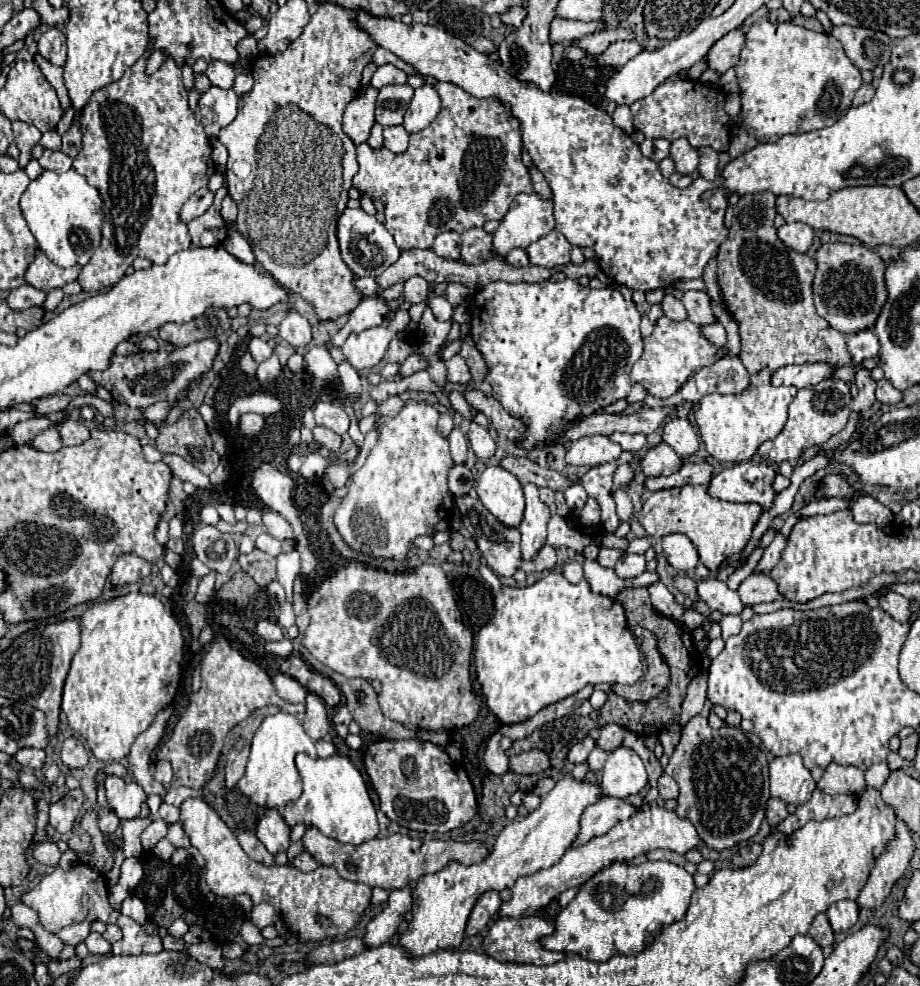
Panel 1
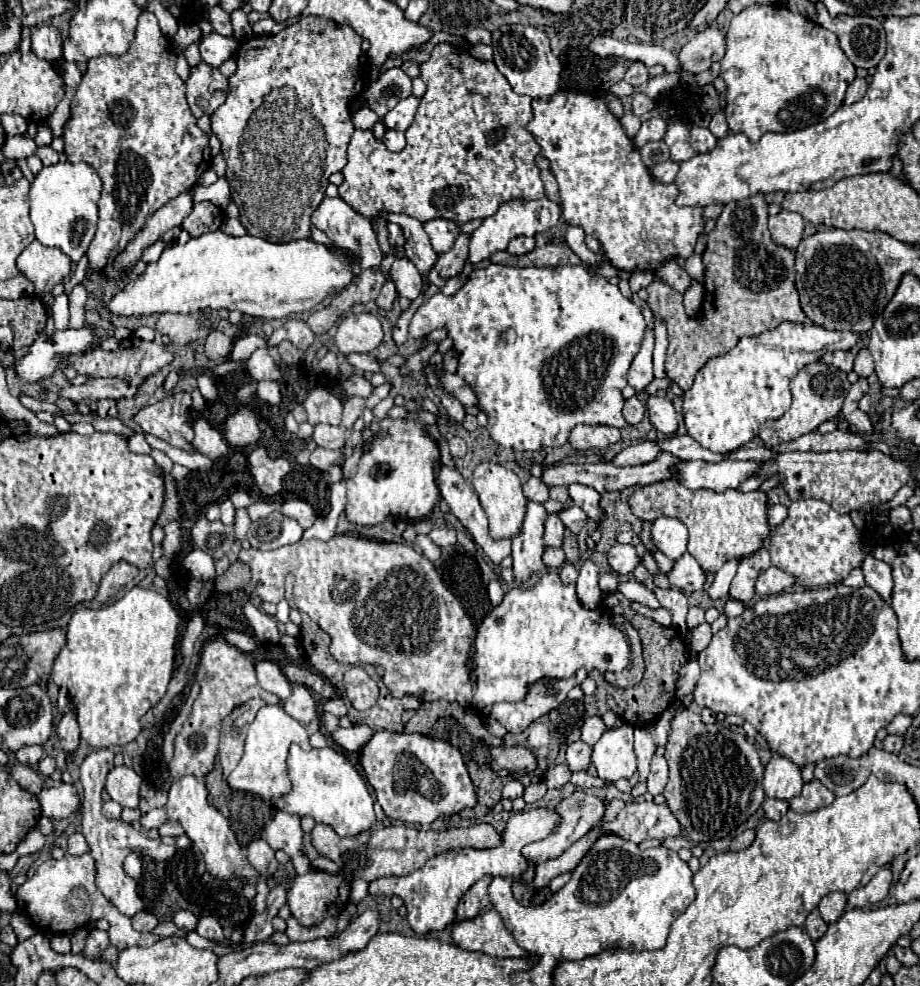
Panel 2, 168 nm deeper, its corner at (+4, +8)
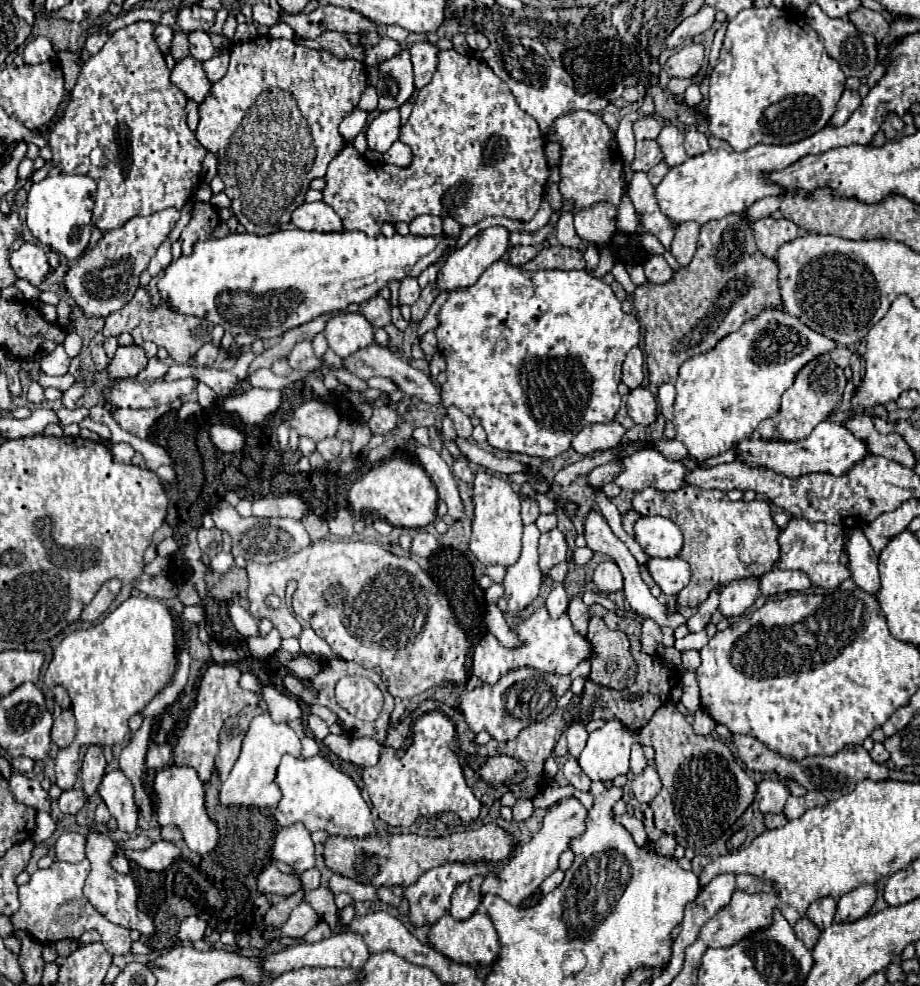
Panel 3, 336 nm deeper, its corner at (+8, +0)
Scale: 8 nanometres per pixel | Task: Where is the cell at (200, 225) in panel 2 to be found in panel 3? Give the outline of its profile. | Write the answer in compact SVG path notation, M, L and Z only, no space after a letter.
M195 202L191 212L191 222L181 232L181 244L183 244L183 256L189 256L193 252L195 242L209 240L213 236L215 226L219 224L219 214L211 204Z

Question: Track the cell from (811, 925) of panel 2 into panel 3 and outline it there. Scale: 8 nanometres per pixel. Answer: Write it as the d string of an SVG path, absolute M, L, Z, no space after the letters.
M801 918L795 926L793 926L793 930L795 930L795 934L797 934L797 938L811 950L815 944L817 944L817 940L819 940L819 934L821 934L821 930L809 920L809 918Z

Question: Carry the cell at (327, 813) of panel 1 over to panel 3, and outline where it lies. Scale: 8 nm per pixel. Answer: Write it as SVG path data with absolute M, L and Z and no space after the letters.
M285 754L277 768L275 784L283 792L283 798L273 812L279 826L291 826L295 822L303 822L309 832L325 830L331 836L345 836L345 838L363 838L375 830L371 810L363 800L359 786L347 774L333 768L333 764L321 756L295 758Z

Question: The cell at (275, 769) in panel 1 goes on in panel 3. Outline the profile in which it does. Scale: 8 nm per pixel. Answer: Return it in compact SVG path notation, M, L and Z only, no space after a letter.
M267 712L251 720L251 726L245 734L241 754L229 774L229 778L221 784L219 800L223 806L259 806L259 808L275 808L281 800L281 790L275 784L275 772L283 754L301 756L301 742L297 734L287 724L277 724L271 720Z

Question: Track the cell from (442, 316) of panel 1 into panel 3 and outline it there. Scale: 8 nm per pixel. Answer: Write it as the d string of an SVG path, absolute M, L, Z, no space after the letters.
M507 260L493 262L473 284L465 290L453 290L447 296L447 302L443 304L439 316L439 326L435 330L437 334L437 346L439 352L445 358L447 364L447 382L441 386L441 406L457 406L461 412L469 416L477 416L481 420L481 426L487 432L487 440L493 448L505 450L505 452L521 452L529 456L539 458L555 458L569 450L571 438L579 428L593 424L593 422L611 422L619 410L621 396L617 392L617 384L621 382L621 364L627 356L627 352L639 344L639 322L633 314L625 314L621 310L621 302L613 294L611 286L603 284L599 278L593 278L585 270L537 270L537 272L525 272L523 268L517 268L509 264Z

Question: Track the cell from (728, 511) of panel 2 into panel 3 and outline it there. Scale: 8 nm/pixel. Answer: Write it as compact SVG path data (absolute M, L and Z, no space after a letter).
M683 486L675 492L645 488L635 494L633 510L641 516L665 516L683 532L685 542L681 558L691 568L691 580L681 592L677 592L677 606L697 608L715 588L723 588L741 578L761 578L779 562L781 554L777 536L781 528L773 522L767 502L731 502L721 490L703 490L695 486Z

